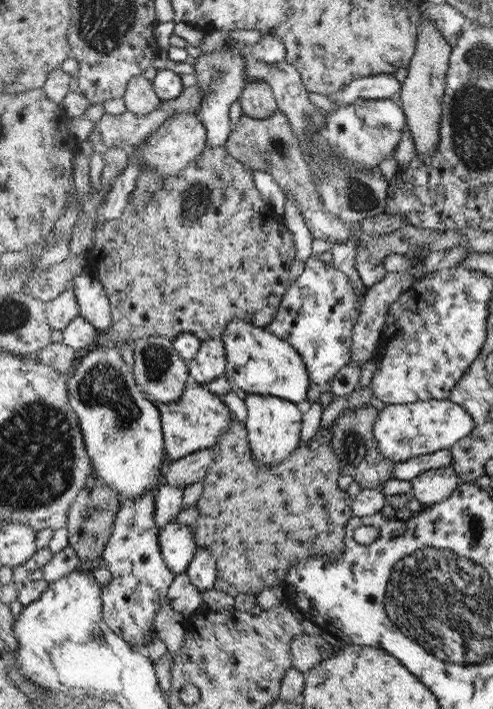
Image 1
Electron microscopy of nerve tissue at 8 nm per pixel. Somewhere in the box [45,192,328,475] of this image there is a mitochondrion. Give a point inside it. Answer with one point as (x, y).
(100, 387)

